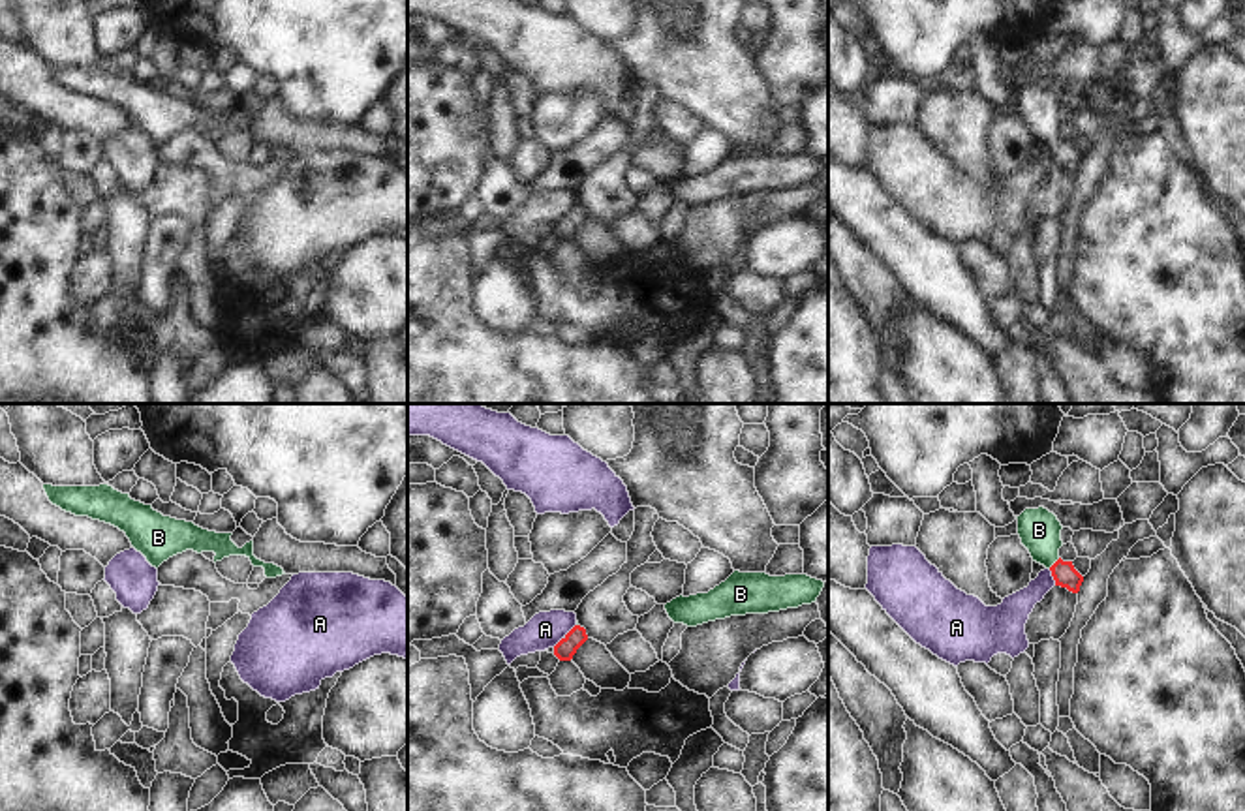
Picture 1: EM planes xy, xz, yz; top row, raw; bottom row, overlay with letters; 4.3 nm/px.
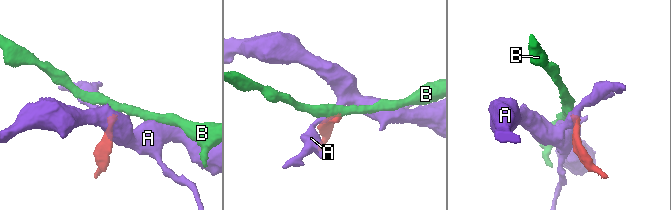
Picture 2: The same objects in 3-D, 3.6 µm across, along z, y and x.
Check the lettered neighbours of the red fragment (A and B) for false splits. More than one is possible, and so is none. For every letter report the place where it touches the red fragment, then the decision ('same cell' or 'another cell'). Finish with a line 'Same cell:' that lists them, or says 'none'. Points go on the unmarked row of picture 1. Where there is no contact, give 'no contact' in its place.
A: contact xz (566, 214); another cell
B: contact yz (1056, 141); same cell
Same cell: B

